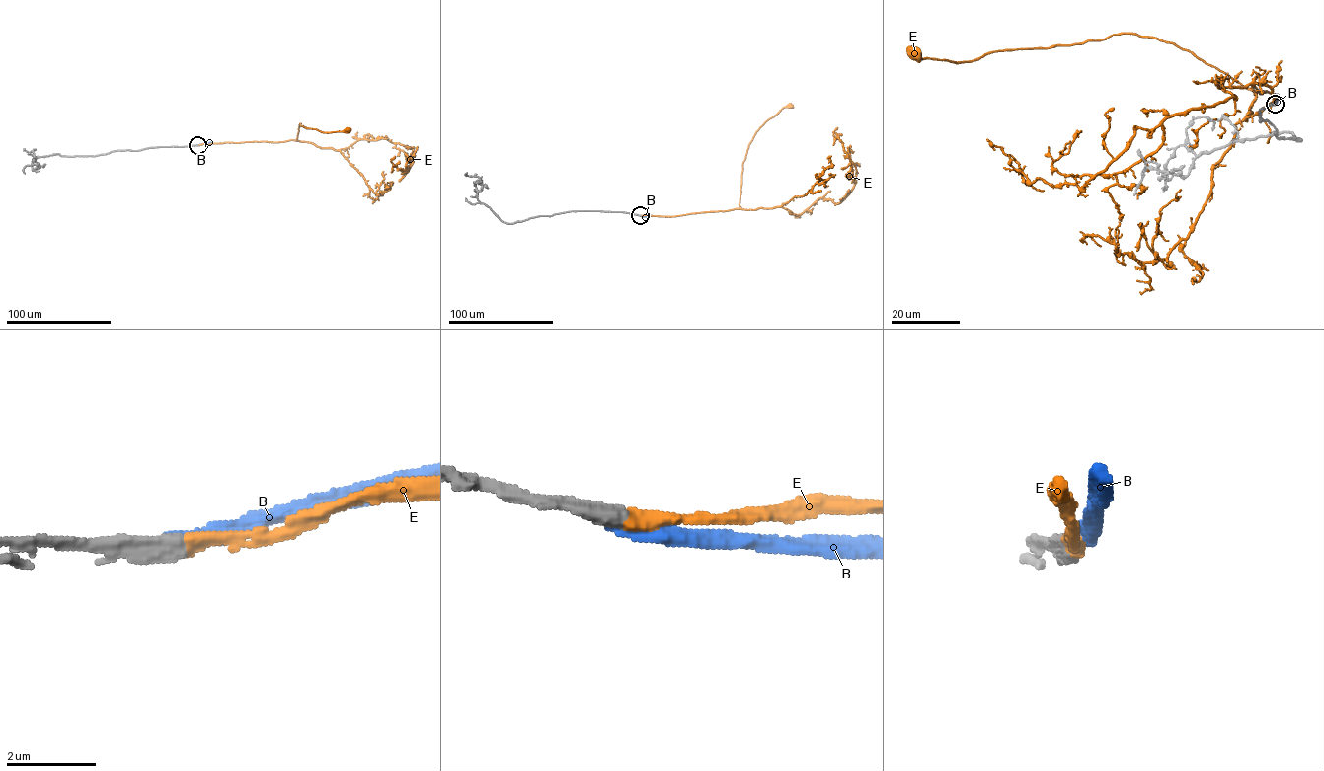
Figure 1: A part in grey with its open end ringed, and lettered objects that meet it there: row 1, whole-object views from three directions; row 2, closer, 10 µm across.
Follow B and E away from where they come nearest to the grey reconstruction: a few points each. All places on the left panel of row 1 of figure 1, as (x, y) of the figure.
B: (197, 145), (210, 142)
E: (197, 145), (299, 141), (300, 123), (326, 132), (348, 129)

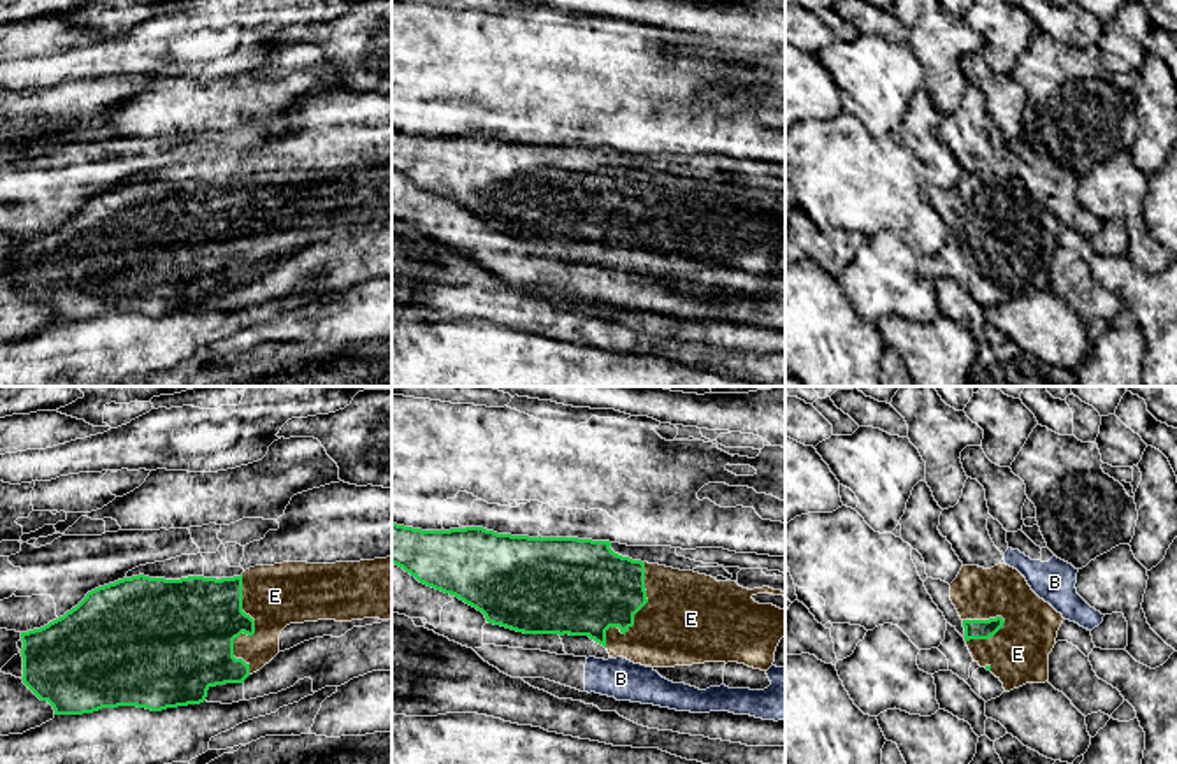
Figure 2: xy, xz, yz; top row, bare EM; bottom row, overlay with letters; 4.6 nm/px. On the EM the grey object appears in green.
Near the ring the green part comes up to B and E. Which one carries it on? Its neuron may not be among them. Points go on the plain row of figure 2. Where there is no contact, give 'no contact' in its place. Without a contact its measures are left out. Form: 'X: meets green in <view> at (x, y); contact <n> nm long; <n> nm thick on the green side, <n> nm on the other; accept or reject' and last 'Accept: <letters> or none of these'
B: no contact; reject
E: meets green in xy at (253, 239); contact 460 nm long; 360 nm thick on the green side, 280 nm on the other; accept
Accept: E

